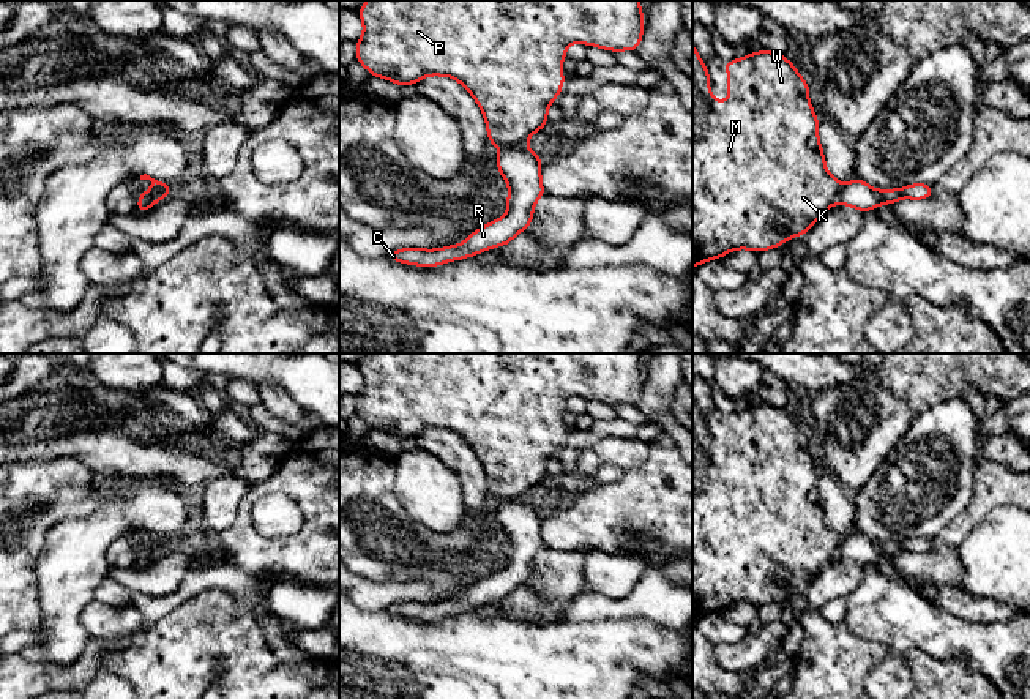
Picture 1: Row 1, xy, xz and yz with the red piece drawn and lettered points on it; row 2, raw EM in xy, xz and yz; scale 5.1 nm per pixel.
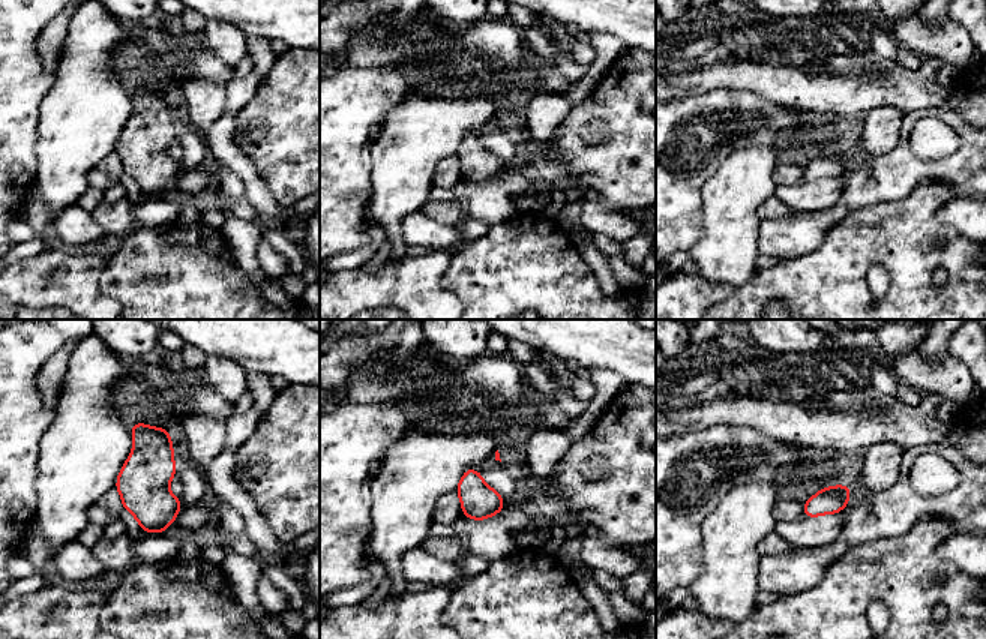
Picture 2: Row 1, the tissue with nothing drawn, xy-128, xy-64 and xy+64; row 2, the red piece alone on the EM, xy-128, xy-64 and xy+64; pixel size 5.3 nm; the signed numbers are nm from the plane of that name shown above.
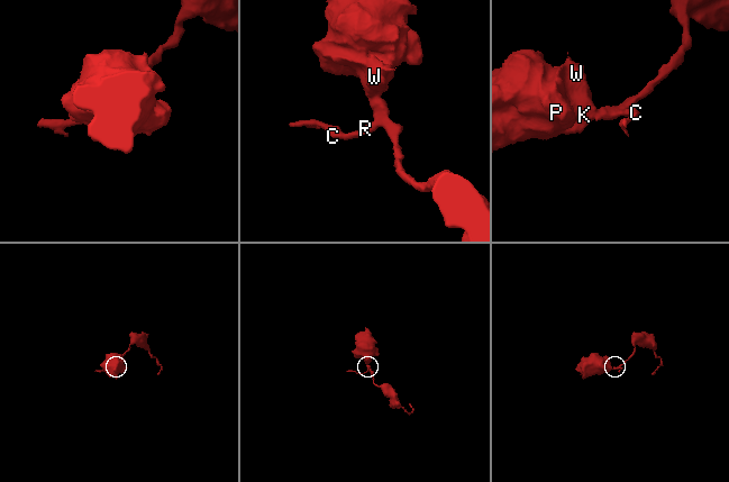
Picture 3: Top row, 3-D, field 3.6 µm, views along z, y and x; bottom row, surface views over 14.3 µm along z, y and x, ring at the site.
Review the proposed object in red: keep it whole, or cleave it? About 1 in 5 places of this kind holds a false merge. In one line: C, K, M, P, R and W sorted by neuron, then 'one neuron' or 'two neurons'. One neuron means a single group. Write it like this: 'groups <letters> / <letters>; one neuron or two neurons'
groups C R / K M P W; two neurons

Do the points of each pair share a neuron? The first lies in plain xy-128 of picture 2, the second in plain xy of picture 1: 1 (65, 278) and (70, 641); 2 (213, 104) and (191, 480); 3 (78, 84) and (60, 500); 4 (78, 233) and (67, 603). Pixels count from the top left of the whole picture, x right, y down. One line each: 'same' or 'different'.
1: different
2: different
3: different
4: different

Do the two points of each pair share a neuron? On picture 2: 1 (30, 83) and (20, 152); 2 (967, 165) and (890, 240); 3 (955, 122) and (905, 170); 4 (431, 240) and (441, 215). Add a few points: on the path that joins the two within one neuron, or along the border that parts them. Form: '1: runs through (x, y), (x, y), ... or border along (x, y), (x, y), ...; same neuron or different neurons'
1: runs through (20, 99), (20, 135); same neuron
2: border along (913, 188), (923, 180), (935, 179), (959, 195); different neurons
3: runs through (965, 144), (965, 150), (946, 170), (928, 170); same neuron
4: border along (420, 210), (438, 222), (459, 228); different neurons

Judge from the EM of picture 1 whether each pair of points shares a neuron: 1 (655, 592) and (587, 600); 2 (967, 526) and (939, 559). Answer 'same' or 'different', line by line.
1: same
2: different

